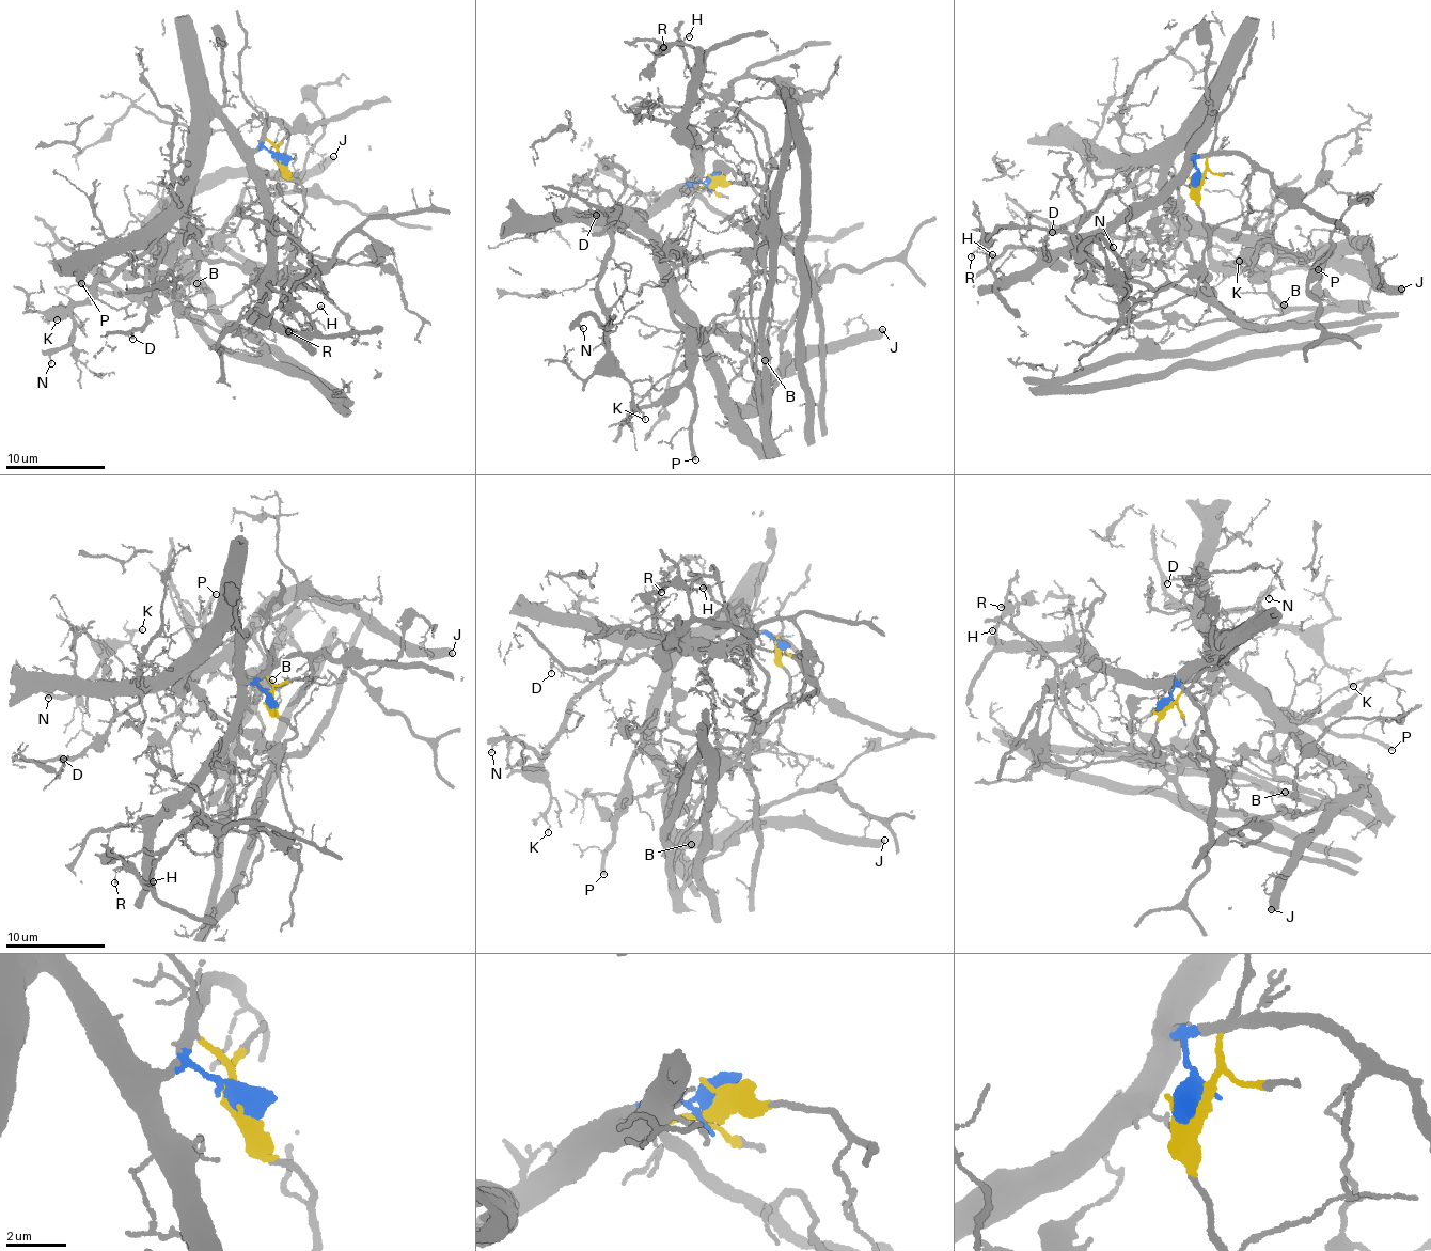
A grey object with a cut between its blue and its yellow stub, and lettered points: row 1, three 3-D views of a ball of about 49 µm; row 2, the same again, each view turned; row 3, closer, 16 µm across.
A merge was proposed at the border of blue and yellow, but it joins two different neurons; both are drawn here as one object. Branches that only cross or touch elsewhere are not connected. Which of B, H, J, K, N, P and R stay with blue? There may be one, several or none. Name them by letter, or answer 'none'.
H, J, K, N, P, R

